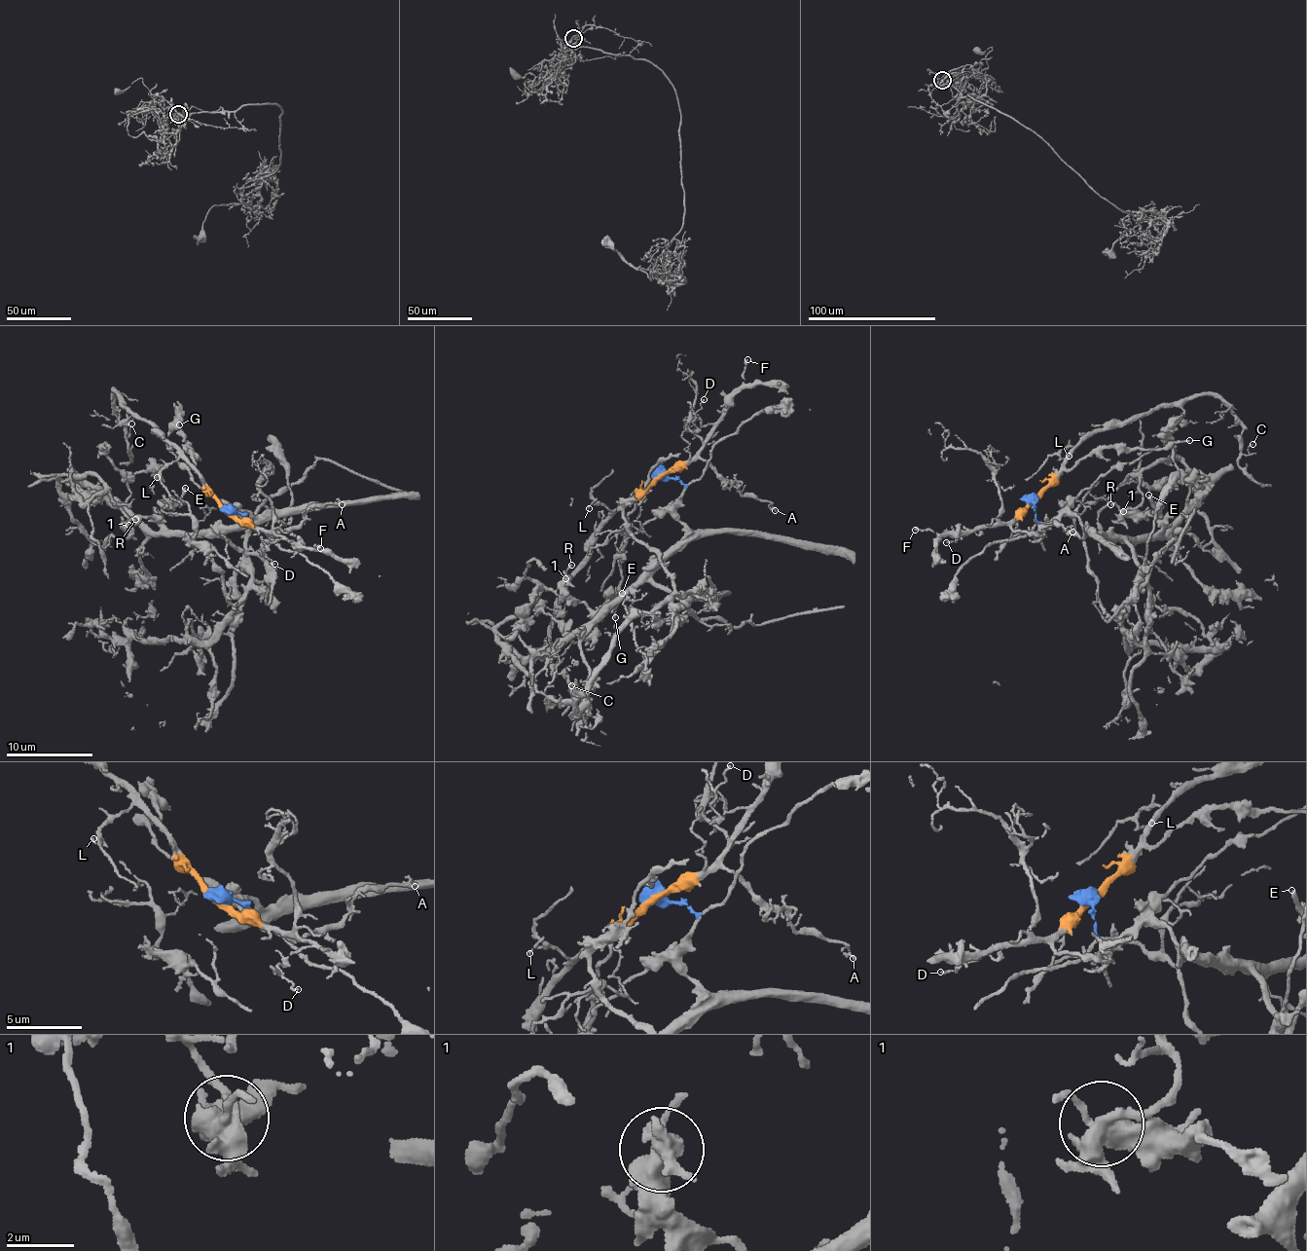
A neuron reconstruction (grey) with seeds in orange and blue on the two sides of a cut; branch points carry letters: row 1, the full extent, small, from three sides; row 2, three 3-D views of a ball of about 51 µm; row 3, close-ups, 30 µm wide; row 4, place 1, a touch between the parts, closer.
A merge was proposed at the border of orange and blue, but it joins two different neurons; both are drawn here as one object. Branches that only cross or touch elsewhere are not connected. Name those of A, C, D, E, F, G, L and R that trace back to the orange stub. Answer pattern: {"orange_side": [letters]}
{"orange_side": ["A", "C", "D", "F", "G", "L"]}

